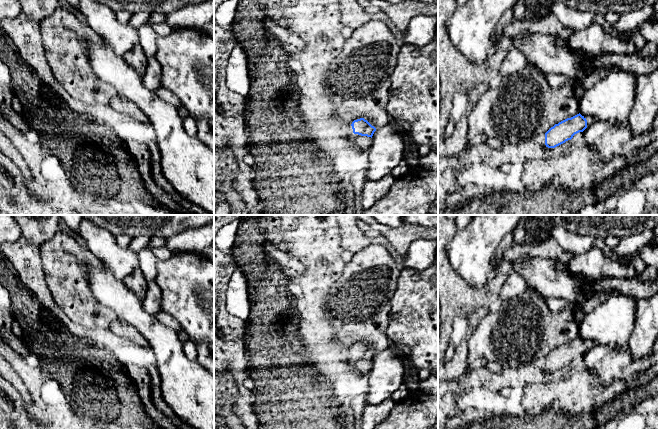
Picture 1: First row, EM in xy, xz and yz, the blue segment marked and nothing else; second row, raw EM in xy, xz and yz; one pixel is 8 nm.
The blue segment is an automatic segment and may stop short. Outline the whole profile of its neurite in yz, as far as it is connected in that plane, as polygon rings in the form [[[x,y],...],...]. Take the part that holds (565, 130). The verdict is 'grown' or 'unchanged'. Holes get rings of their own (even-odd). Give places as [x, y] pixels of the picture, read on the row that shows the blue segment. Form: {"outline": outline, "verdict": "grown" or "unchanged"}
{"outline": [[[580,113],[555,124],[545,133],[545,145],[555,148],[579,132],[583,132],[589,125],[595,122],[592,116],[582,116]]], "verdict": "grown"}

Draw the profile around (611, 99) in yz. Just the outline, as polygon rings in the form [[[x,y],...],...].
[[[623,69],[609,70],[605,77],[592,88],[585,89],[579,100],[579,113],[592,116],[595,121],[602,120],[612,125],[628,122],[636,96],[636,74]]]

